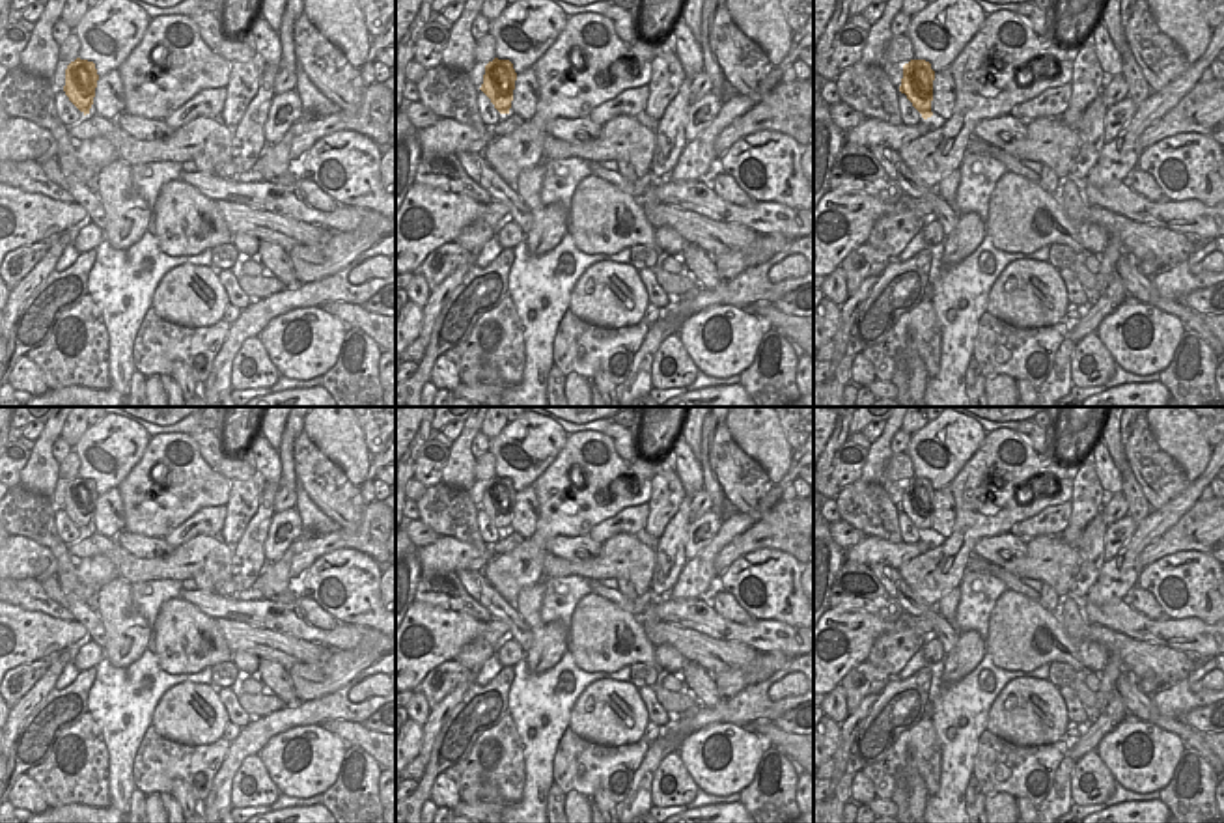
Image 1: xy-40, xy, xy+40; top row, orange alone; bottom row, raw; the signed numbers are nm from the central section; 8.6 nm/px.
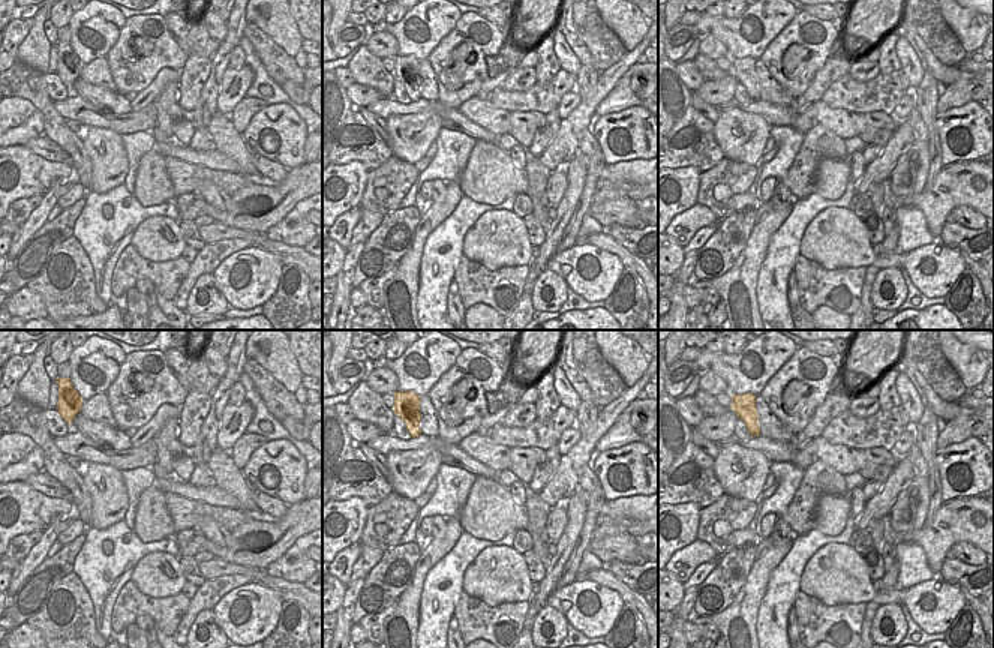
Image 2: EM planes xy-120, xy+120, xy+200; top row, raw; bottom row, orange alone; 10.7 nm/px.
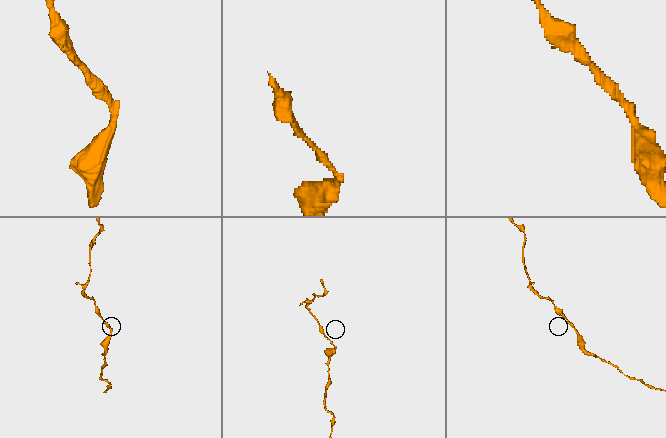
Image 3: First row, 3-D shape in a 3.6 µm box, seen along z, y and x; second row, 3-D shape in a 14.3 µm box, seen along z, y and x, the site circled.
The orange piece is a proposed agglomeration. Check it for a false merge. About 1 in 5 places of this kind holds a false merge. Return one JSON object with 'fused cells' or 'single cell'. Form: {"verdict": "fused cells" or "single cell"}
{"verdict": "single cell"}

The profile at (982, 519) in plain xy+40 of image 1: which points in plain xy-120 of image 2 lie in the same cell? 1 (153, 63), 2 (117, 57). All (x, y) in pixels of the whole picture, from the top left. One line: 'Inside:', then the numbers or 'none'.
Inside: 1, 2

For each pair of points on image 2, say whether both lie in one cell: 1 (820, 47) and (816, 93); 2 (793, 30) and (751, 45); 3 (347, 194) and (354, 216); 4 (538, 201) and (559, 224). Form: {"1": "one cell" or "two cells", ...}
{"1": "two cells", "2": "two cells", "3": "two cells", "4": "two cells"}

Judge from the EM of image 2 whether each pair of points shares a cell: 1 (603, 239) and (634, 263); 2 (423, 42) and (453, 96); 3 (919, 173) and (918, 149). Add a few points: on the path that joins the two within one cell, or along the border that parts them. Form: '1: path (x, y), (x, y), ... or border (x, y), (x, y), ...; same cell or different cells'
1: path (610, 245), (627, 258); same cell
2: border (453, 27), (426, 57); different cells
3: path (921, 167), (918, 155); same cell

